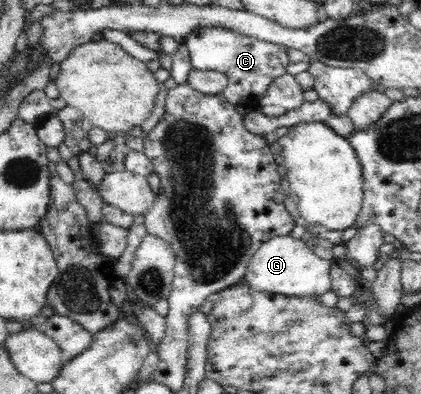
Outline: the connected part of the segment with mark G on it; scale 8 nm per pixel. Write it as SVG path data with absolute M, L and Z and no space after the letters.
M290 235L273 237L263 243L253 255L243 281L259 292L271 292L287 297L311 297L331 290L330 268L333 263L313 253L306 241Z

